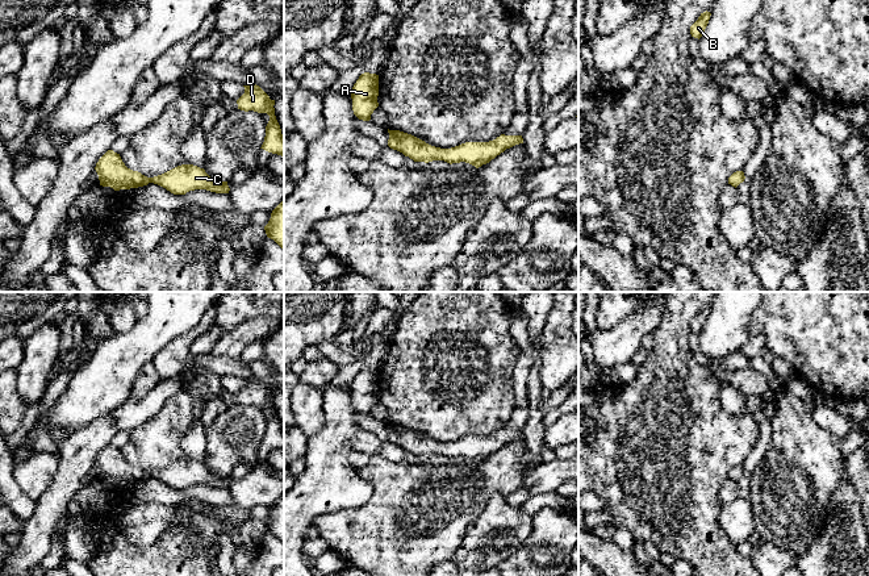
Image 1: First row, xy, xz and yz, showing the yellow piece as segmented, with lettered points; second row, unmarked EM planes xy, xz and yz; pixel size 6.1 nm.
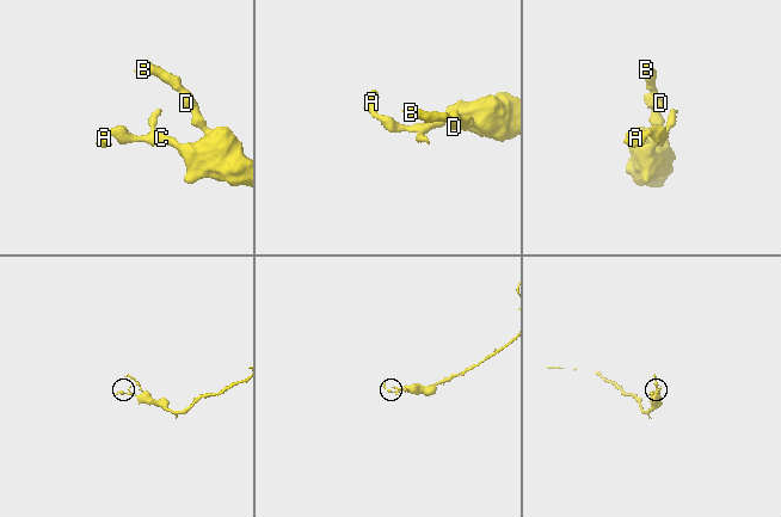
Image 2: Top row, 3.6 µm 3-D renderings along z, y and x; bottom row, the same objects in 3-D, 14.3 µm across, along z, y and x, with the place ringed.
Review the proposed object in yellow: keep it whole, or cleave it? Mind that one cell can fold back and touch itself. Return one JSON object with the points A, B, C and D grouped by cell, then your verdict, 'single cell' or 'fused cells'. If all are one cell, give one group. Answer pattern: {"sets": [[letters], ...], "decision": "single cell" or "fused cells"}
{"sets": [["A", "B", "C", "D"]], "decision": "single cell"}

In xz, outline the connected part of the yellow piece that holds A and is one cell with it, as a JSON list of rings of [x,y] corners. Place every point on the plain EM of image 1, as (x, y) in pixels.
[[[364,367],[351,384],[354,409],[363,416],[369,416],[371,409],[379,401],[379,370]]]

